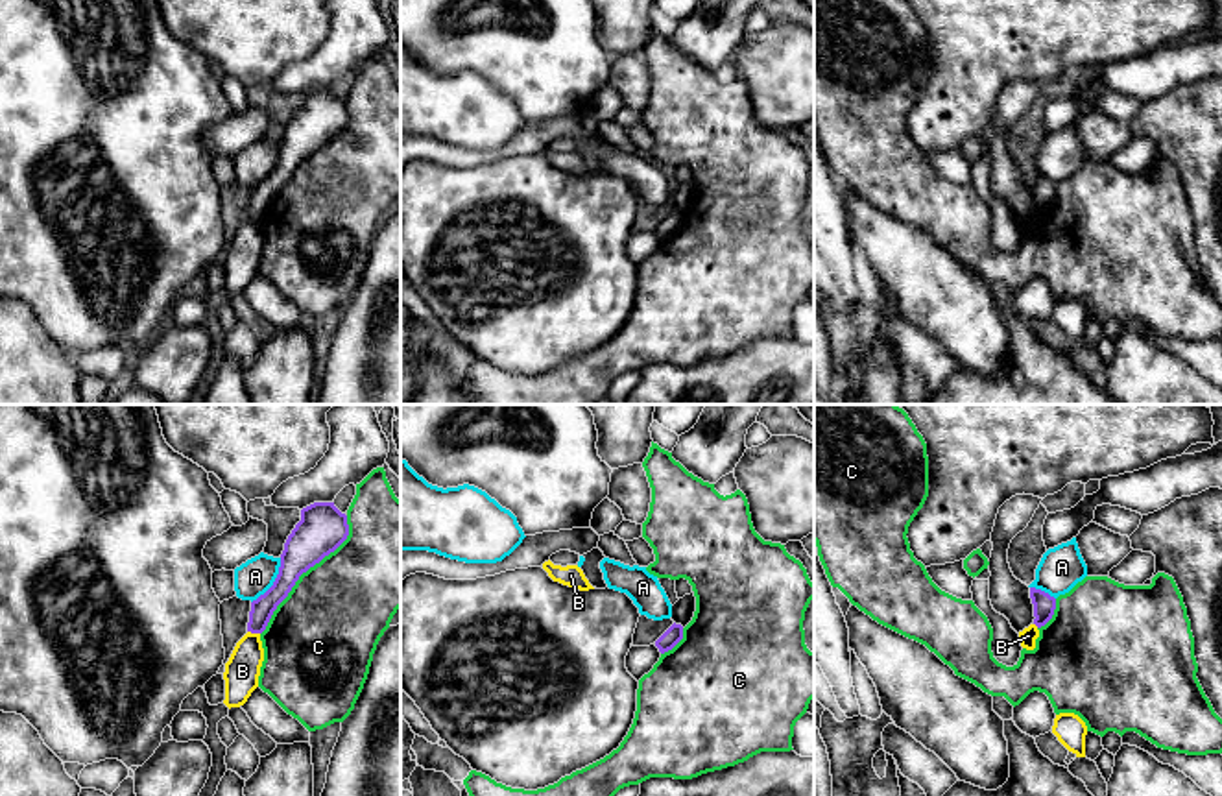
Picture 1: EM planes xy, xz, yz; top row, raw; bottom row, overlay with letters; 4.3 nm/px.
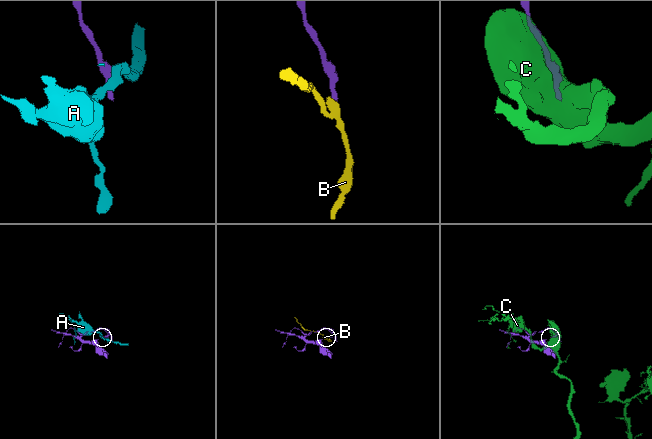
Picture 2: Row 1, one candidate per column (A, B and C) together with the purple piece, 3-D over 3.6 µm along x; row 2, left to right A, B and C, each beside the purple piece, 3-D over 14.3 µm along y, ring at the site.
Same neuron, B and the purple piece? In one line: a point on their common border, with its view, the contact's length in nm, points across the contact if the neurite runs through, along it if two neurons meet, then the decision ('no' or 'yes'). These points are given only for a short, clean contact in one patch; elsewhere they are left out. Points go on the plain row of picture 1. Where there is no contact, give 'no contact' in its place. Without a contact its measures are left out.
contact xy (253, 218); length 60 nm; border xy (248, 217), (259, 220); no

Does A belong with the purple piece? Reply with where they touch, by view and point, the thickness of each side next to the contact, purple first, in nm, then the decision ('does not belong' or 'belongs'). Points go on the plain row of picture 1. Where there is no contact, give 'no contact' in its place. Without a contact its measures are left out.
xy (274, 168) | 180/160 nm | does not belong

